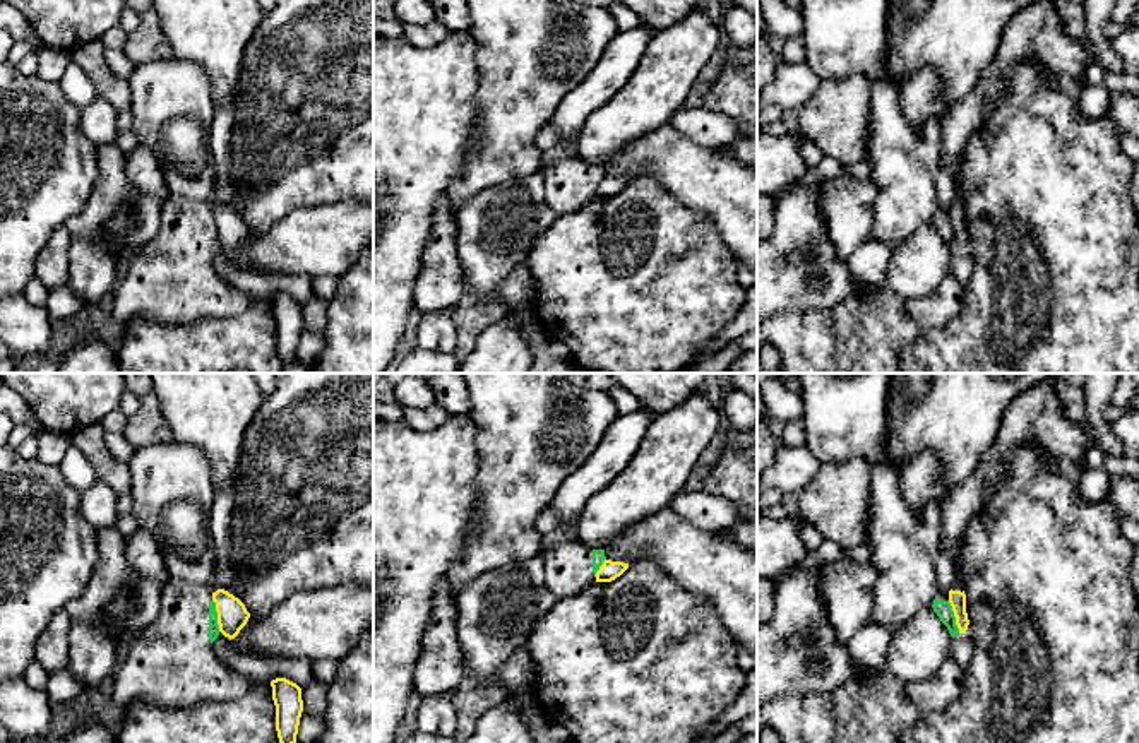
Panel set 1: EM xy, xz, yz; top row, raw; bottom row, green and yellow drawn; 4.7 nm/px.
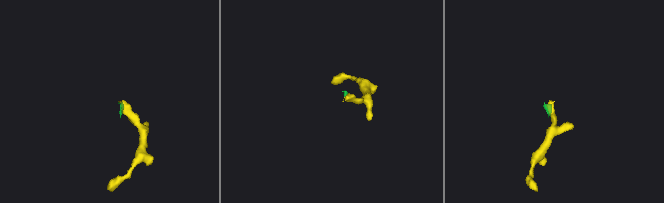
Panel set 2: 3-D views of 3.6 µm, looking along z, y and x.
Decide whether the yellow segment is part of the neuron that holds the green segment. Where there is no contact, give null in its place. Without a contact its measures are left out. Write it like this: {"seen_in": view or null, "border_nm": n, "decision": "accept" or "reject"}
{"seen_in": "yz", "border_nm": 160, "decision": "reject"}

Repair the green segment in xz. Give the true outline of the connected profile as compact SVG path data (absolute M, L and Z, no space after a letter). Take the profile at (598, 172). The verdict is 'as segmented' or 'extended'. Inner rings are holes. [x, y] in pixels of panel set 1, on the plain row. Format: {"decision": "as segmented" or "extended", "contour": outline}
{"decision": "extended", "contour": "M557 152L550 154L541 168L545 200L557 216L565 216L579 211L596 199L596 188L606 176L605 166L593 166L577 154Z"}

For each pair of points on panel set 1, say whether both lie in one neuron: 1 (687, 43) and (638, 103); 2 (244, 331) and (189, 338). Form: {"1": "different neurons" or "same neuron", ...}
{"1": "same neuron", "2": "same neuron"}

